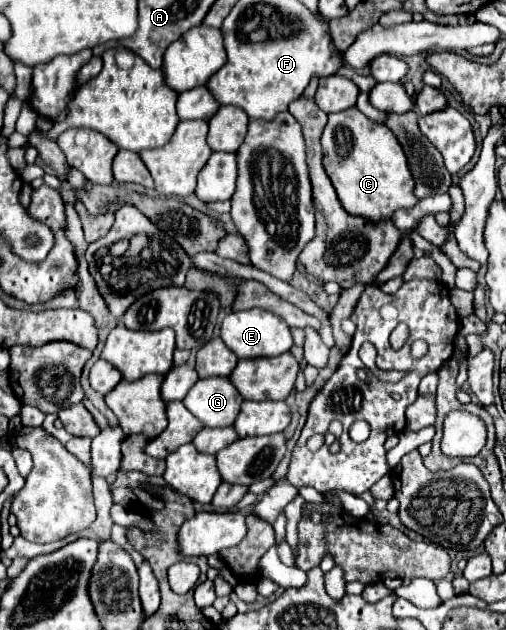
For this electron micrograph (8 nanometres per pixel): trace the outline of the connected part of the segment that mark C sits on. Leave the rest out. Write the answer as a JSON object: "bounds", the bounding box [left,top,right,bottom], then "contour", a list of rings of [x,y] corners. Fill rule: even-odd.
{"bounds":[321,107,417,222],"contour":[[[357,107],[329,114],[329,122],[321,136],[323,144],[323,166],[333,182],[341,206],[347,214],[357,214],[369,222],[389,220],[399,208],[413,208],[417,204],[415,182],[407,166],[405,152],[397,142],[395,134],[385,126],[365,118]],[[343,128],[351,132],[351,150],[347,158],[335,152],[335,132]],[[357,128],[357,132],[355,132]]]}

